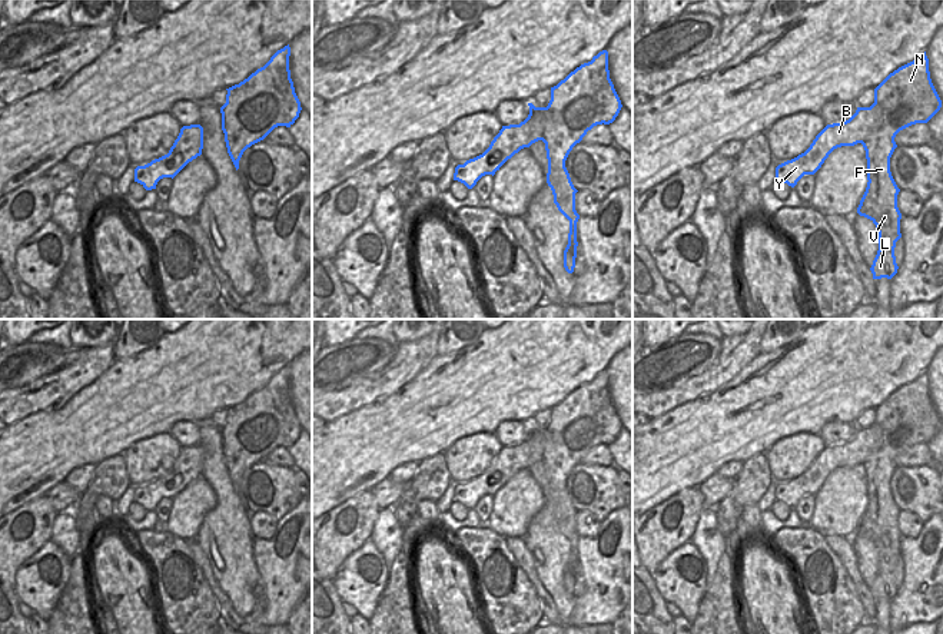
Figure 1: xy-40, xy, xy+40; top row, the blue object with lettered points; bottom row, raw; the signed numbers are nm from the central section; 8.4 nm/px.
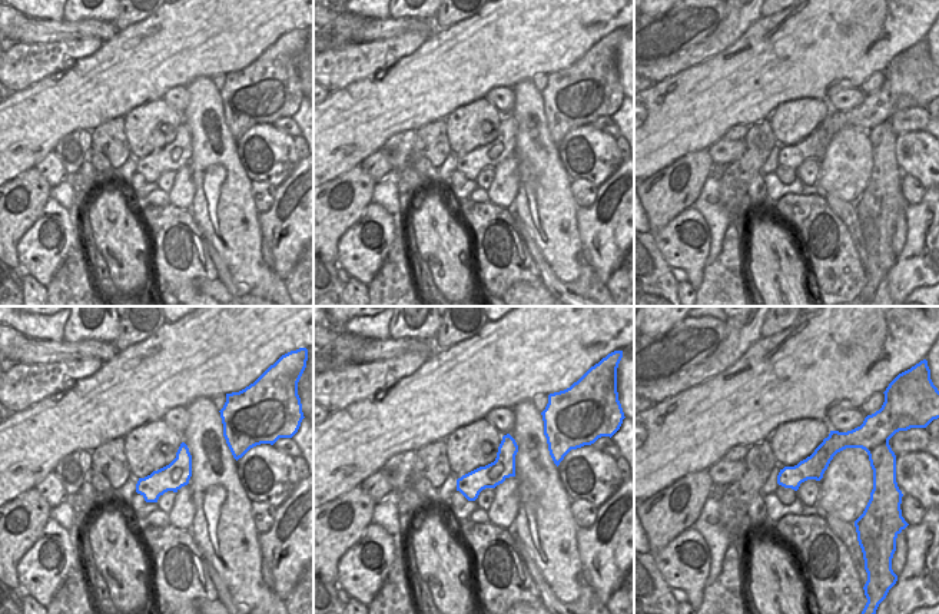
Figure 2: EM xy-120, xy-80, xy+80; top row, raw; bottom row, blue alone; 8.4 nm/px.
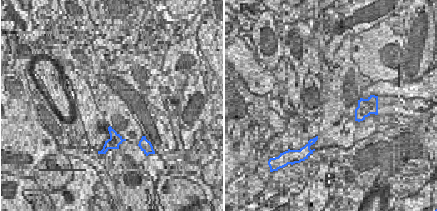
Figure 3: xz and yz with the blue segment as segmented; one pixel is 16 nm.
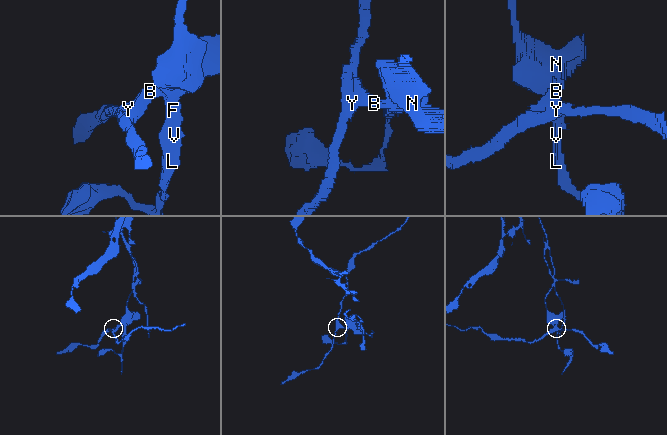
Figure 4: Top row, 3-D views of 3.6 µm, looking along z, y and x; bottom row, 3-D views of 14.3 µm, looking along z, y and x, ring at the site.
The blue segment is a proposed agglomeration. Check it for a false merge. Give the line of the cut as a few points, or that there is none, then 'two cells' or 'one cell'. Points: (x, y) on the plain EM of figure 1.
cut xy-40 (169, 471), (181, 474), (182, 488); two cells

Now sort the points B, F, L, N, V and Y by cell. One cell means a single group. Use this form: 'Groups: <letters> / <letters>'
Groups: B F L N V / Y

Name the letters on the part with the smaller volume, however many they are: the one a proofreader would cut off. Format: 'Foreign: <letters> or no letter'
Foreign: Y

